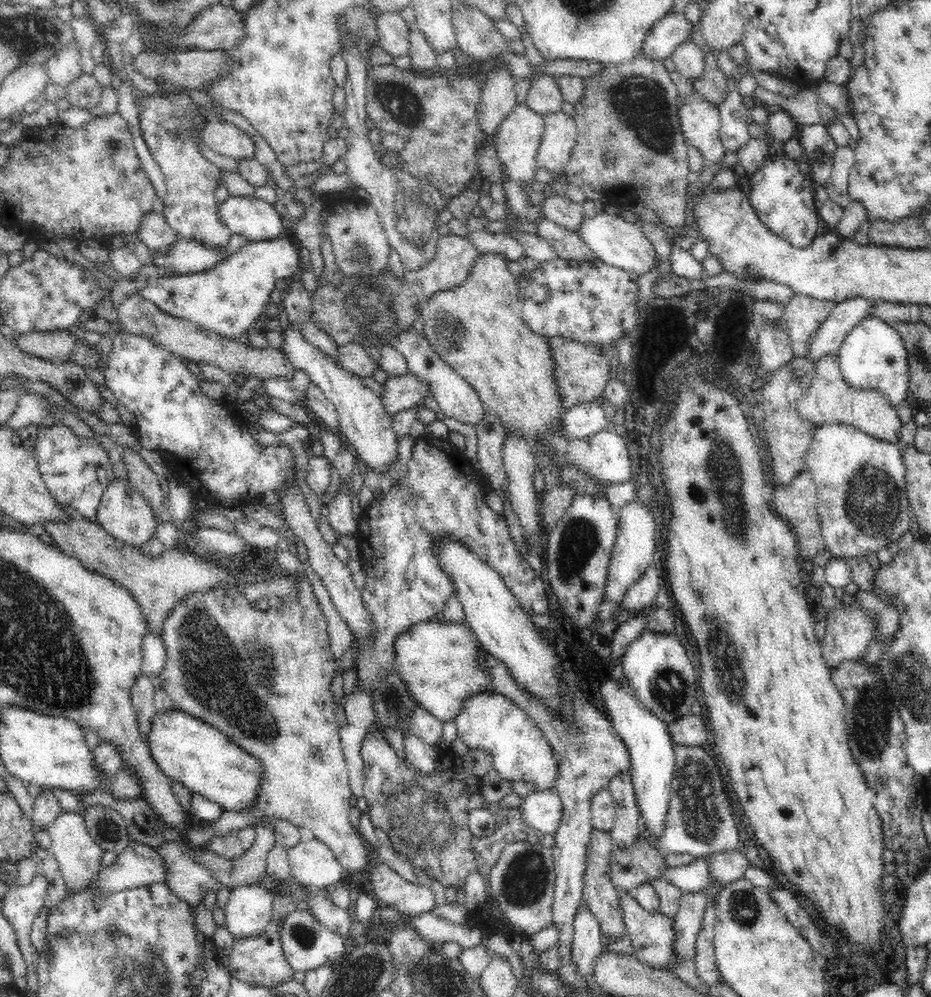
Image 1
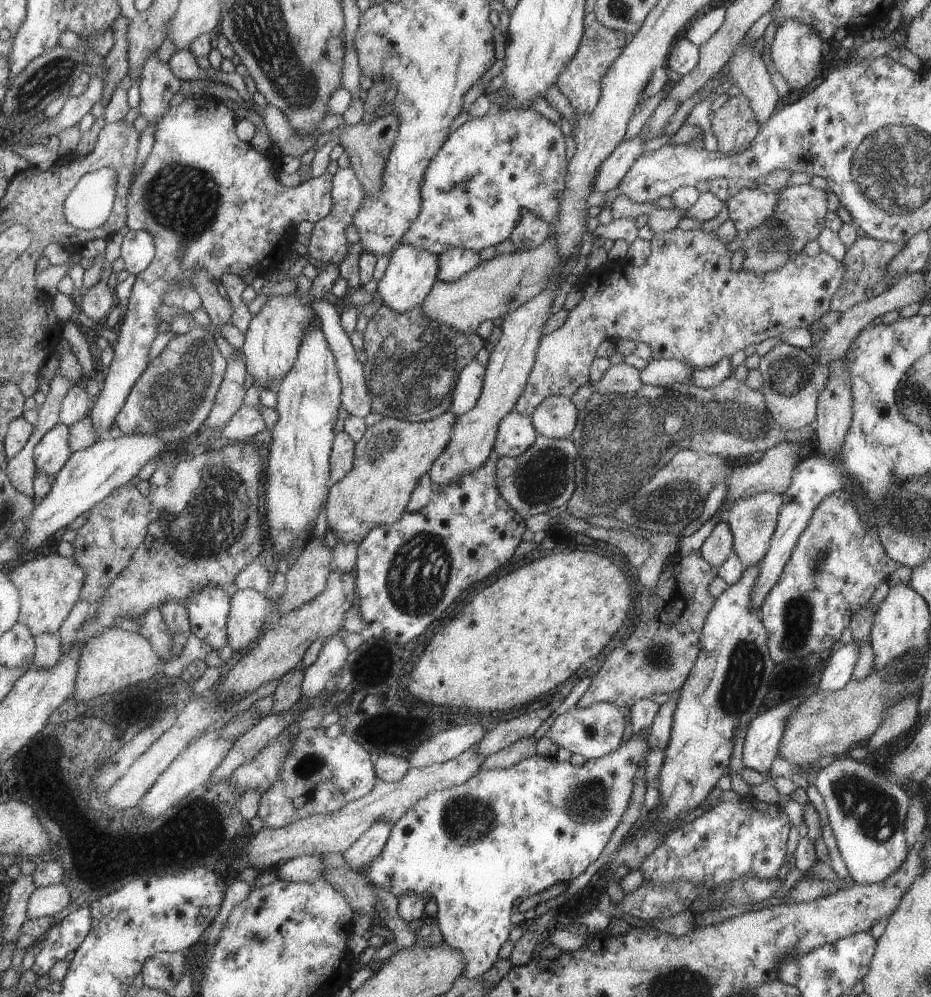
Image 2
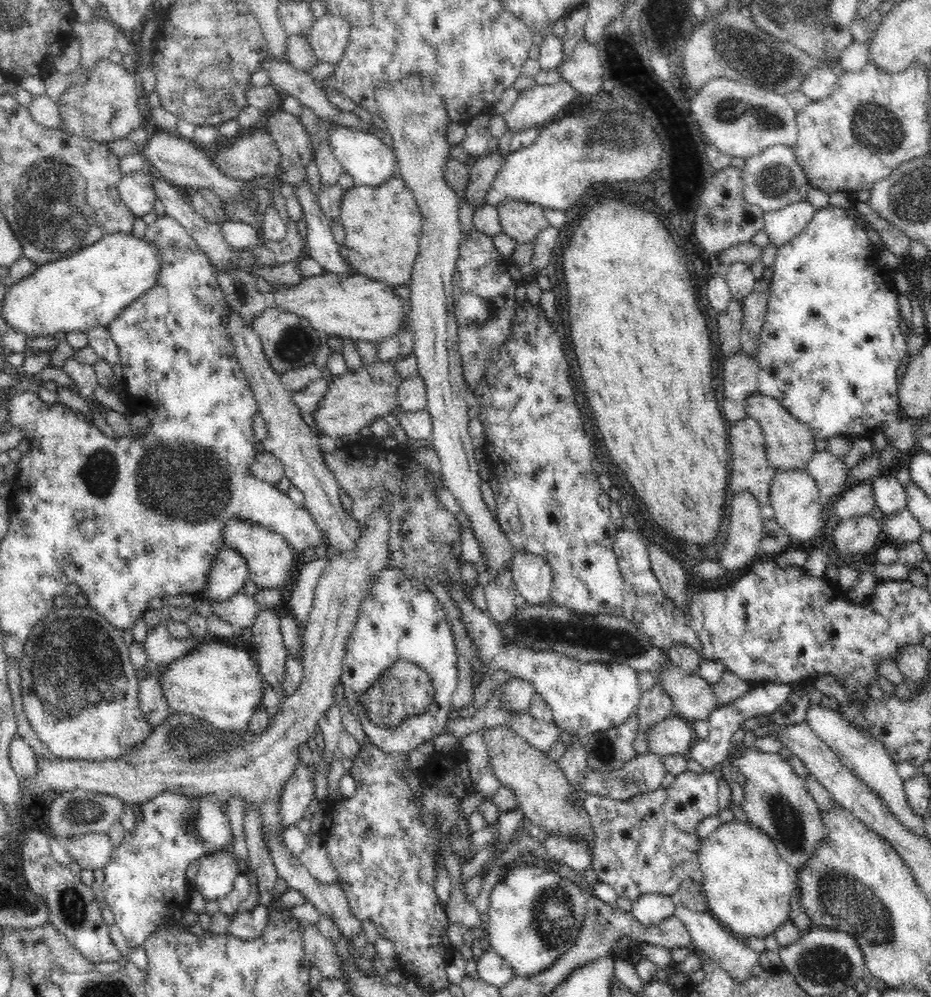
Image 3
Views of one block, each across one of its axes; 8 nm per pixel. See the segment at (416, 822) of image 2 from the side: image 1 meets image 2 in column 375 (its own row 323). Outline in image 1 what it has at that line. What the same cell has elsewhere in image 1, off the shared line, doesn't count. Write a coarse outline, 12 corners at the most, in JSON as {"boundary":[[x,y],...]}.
{"boundary":[[868,316],[838,350],[842,378],[910,401],[908,349]]}

